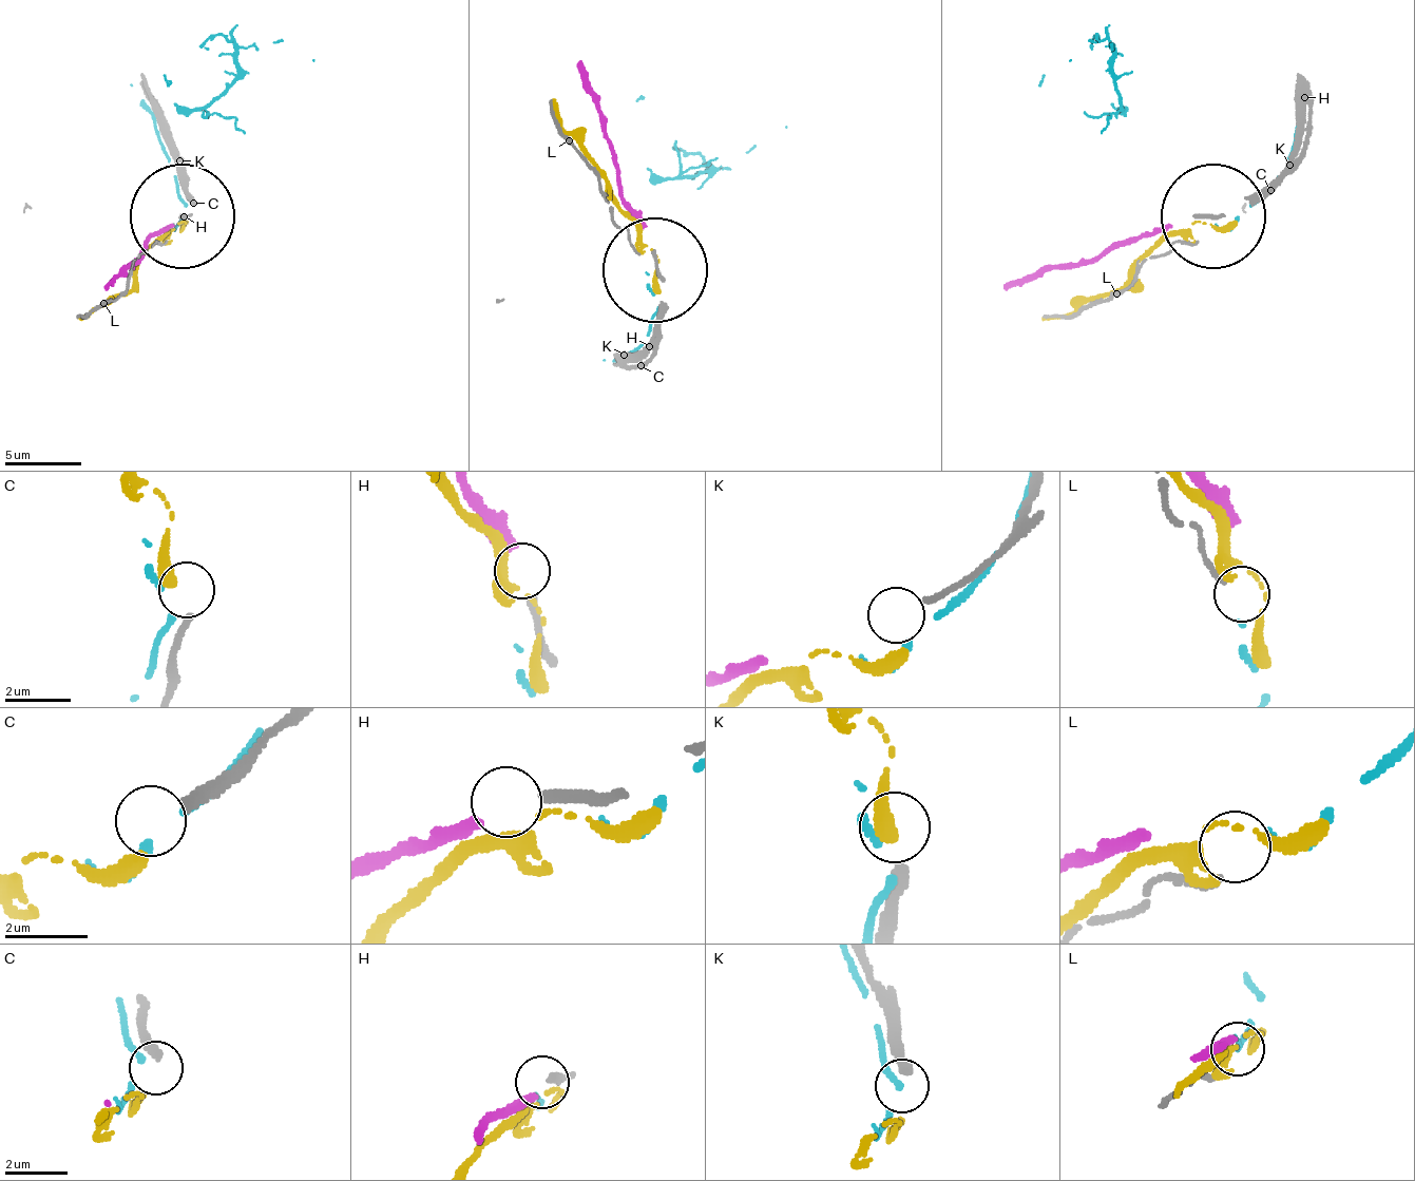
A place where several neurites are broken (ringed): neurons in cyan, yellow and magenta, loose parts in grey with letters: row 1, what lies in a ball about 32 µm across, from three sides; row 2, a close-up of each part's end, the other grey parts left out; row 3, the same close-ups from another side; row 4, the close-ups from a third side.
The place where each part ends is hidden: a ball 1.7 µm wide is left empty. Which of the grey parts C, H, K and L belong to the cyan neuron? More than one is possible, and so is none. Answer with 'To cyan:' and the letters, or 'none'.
To cyan: L

